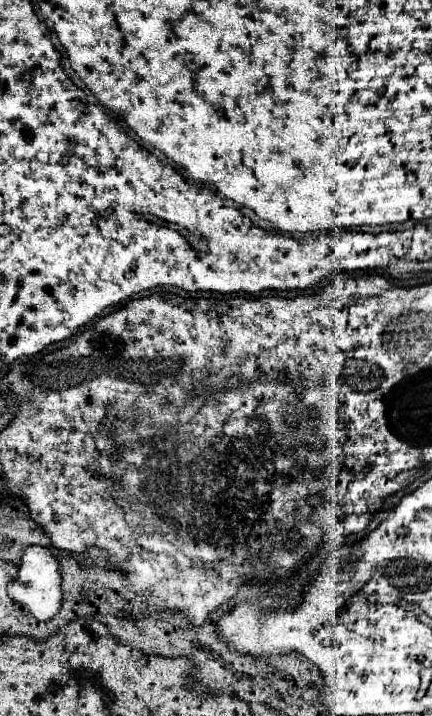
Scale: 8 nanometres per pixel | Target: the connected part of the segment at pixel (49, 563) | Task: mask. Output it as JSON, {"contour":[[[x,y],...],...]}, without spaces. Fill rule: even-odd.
{"contour":[[[28,546],[22,554],[18,576],[8,584],[8,596],[26,606],[36,620],[50,620],[58,614],[62,606],[62,588],[60,588],[60,574],[58,574],[58,560],[50,554],[44,546]]]}

